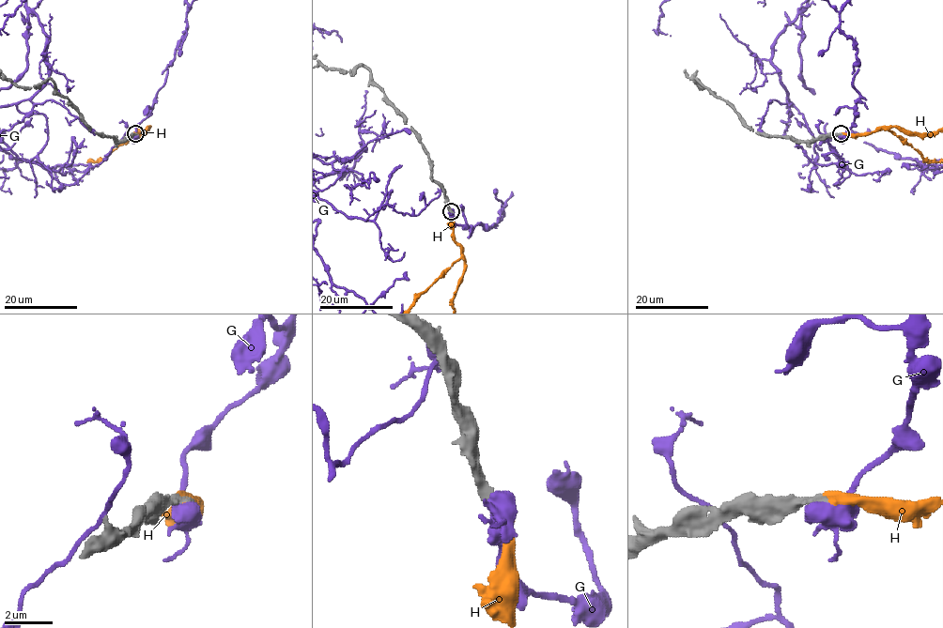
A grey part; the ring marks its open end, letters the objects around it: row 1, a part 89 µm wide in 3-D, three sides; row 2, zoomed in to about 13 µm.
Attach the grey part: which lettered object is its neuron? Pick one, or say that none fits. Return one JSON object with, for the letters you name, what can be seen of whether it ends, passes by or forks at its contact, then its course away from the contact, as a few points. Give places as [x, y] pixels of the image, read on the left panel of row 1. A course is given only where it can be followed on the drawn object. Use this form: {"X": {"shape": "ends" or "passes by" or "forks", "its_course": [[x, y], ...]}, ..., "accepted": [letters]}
{"H": {"shape": "ends"}, "accepted": ["H"]}

